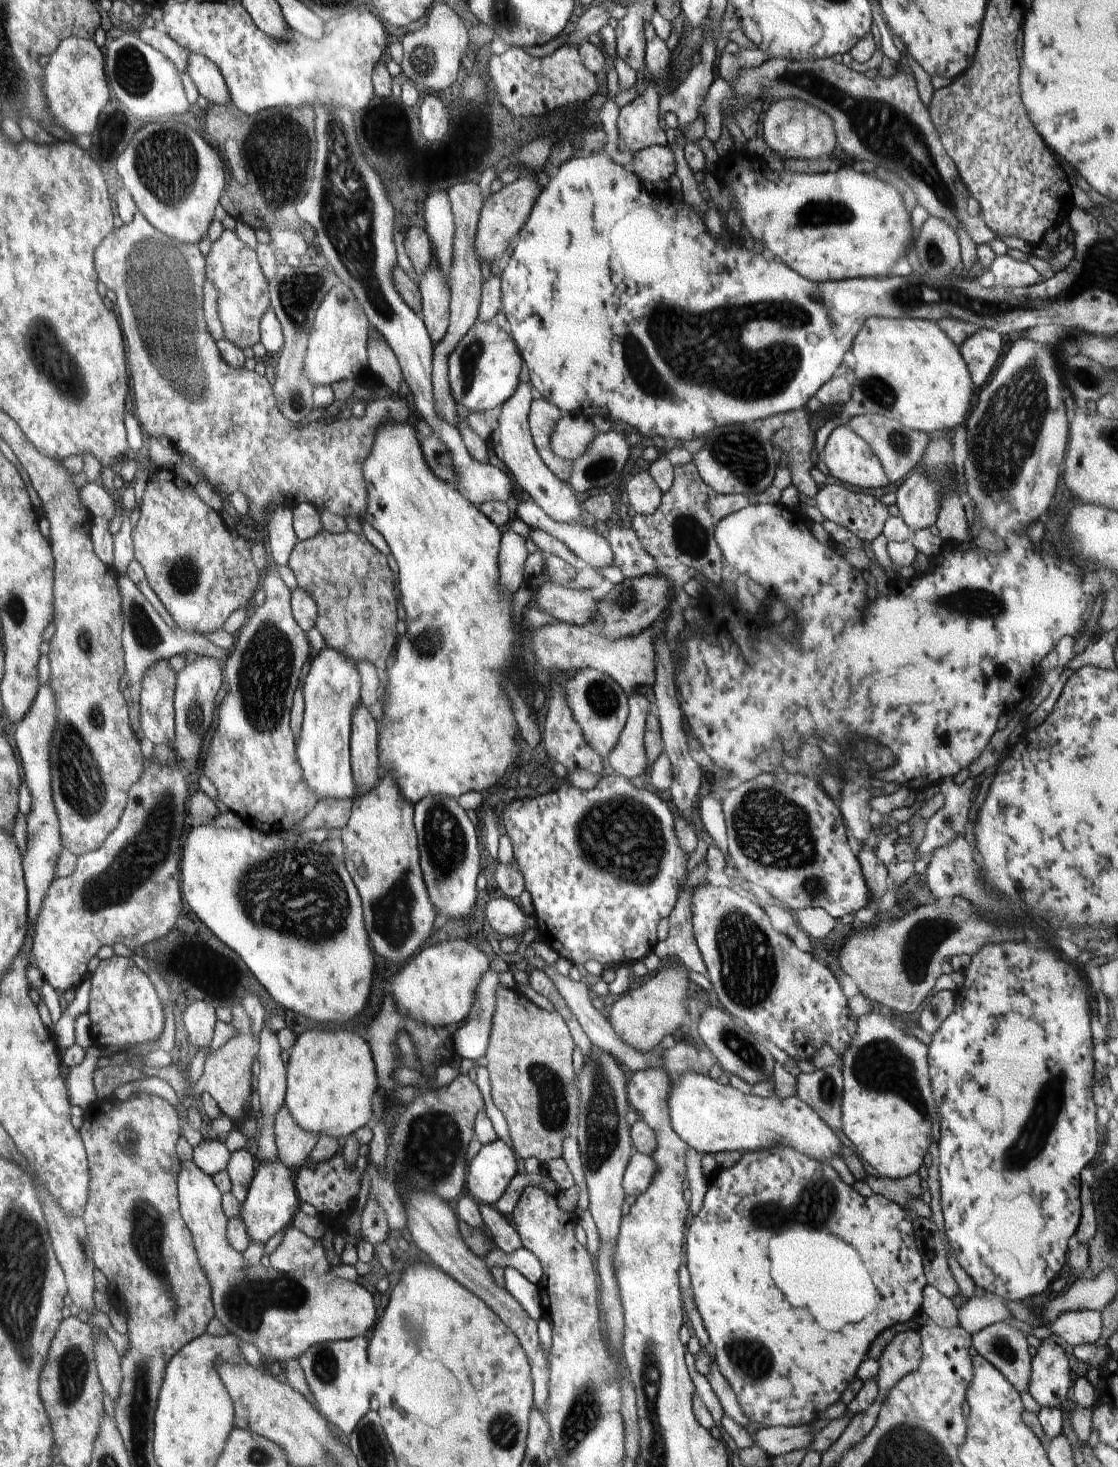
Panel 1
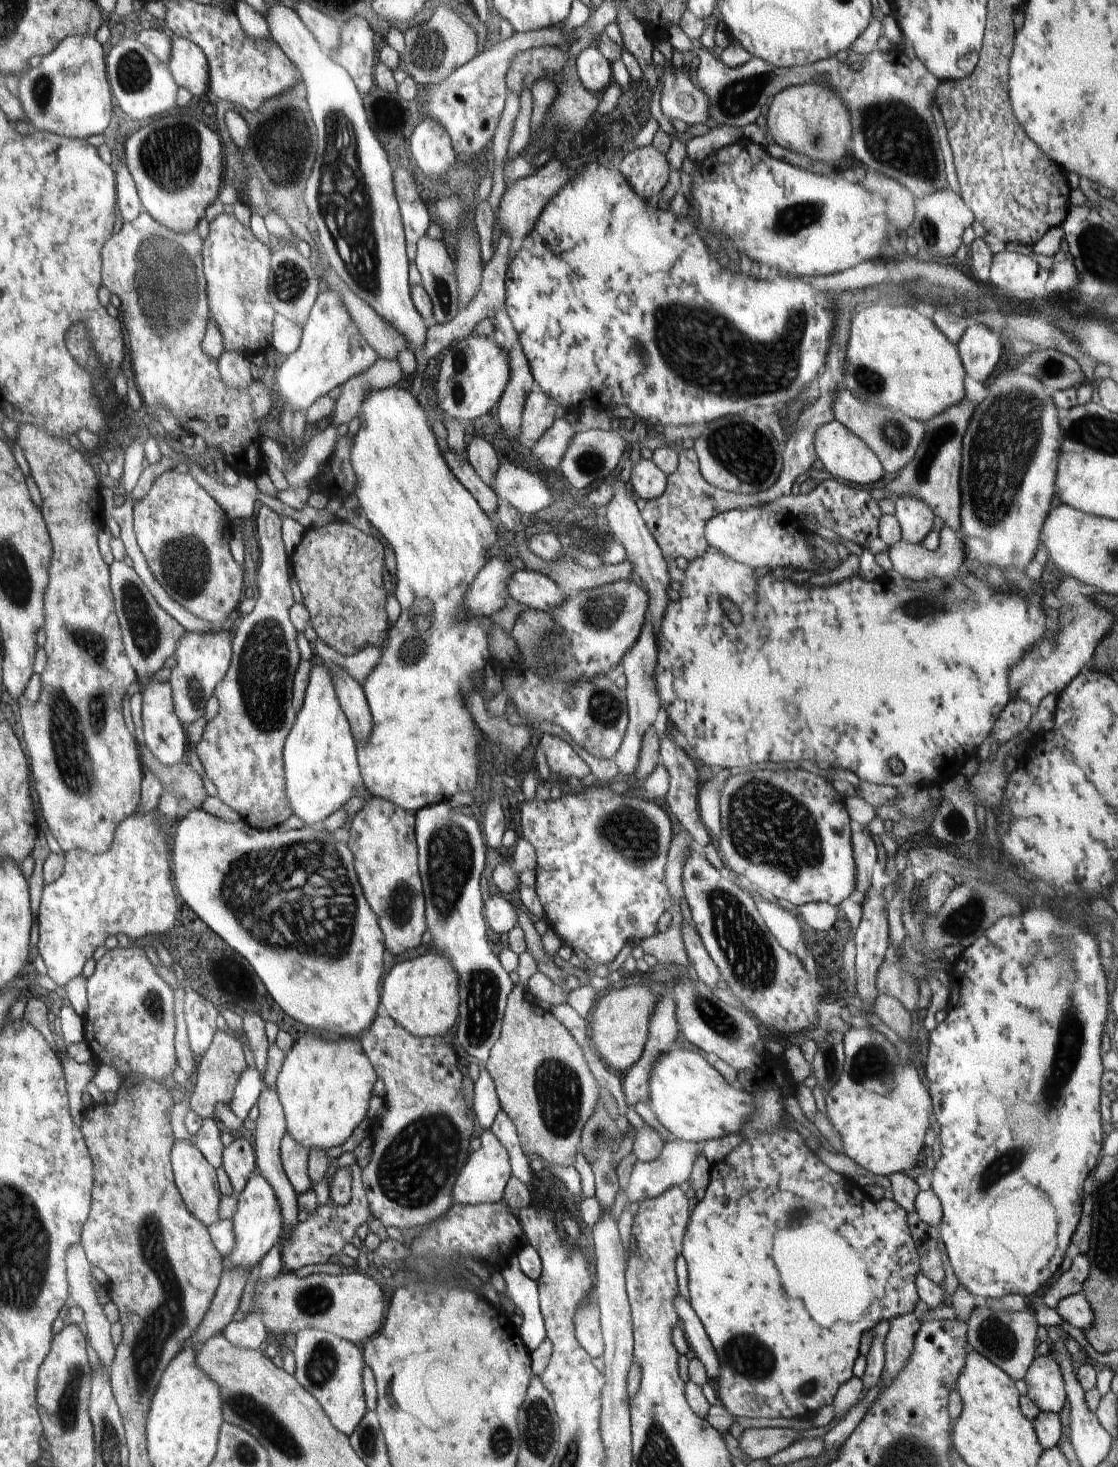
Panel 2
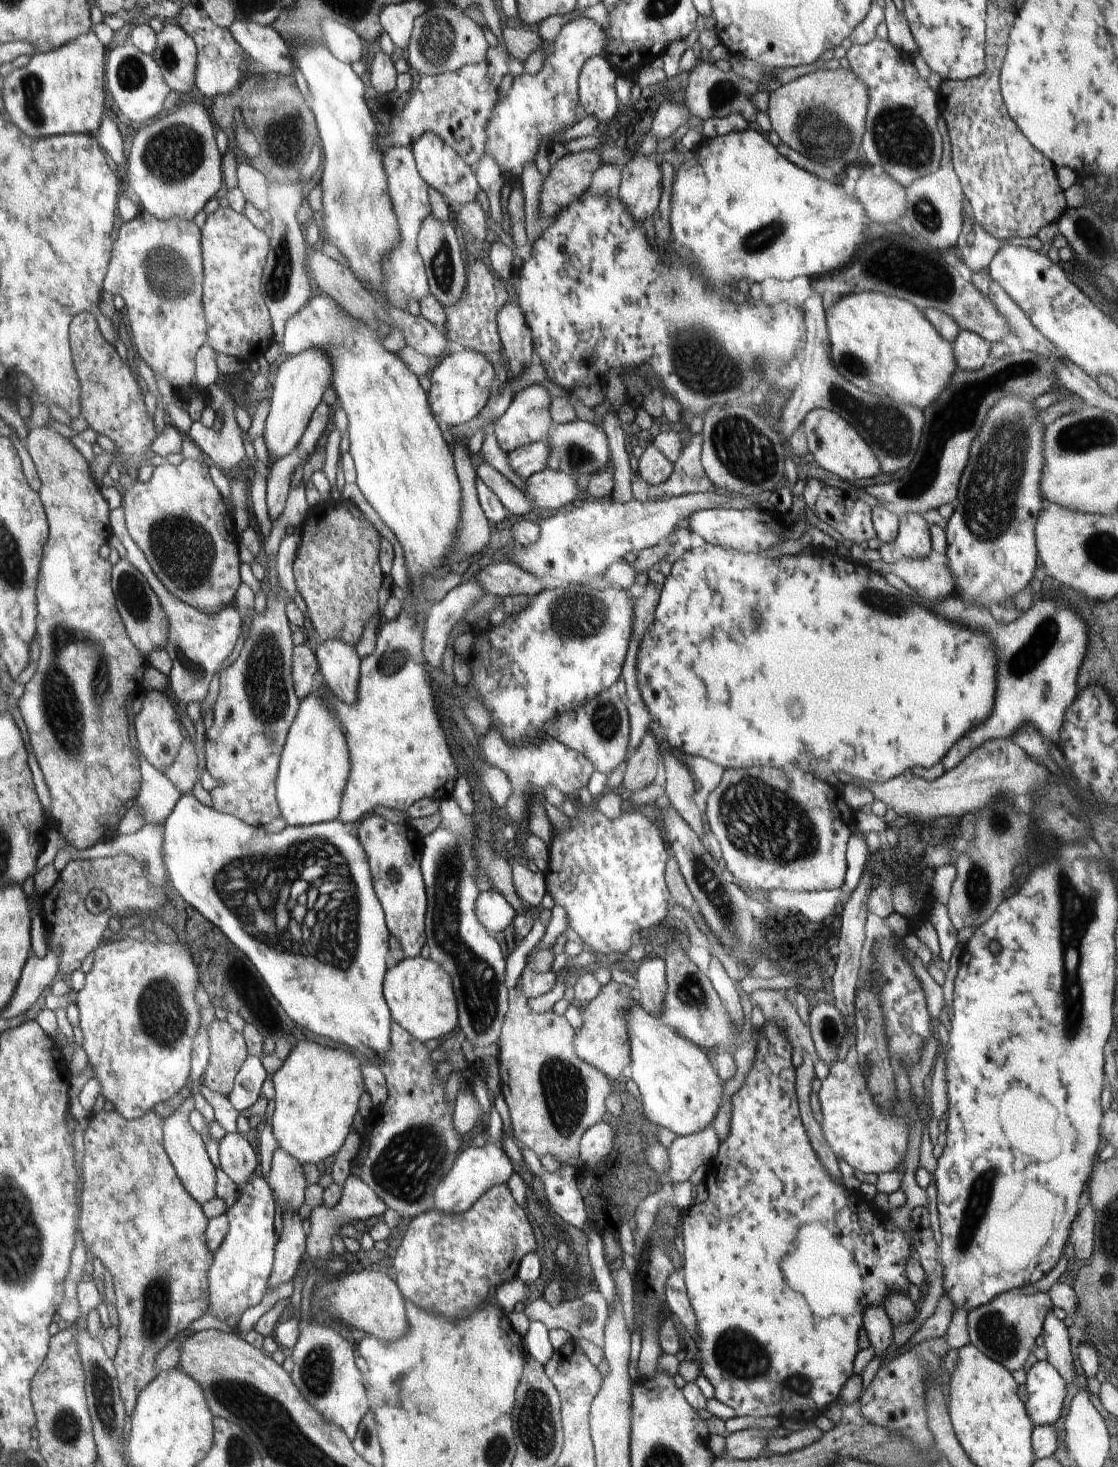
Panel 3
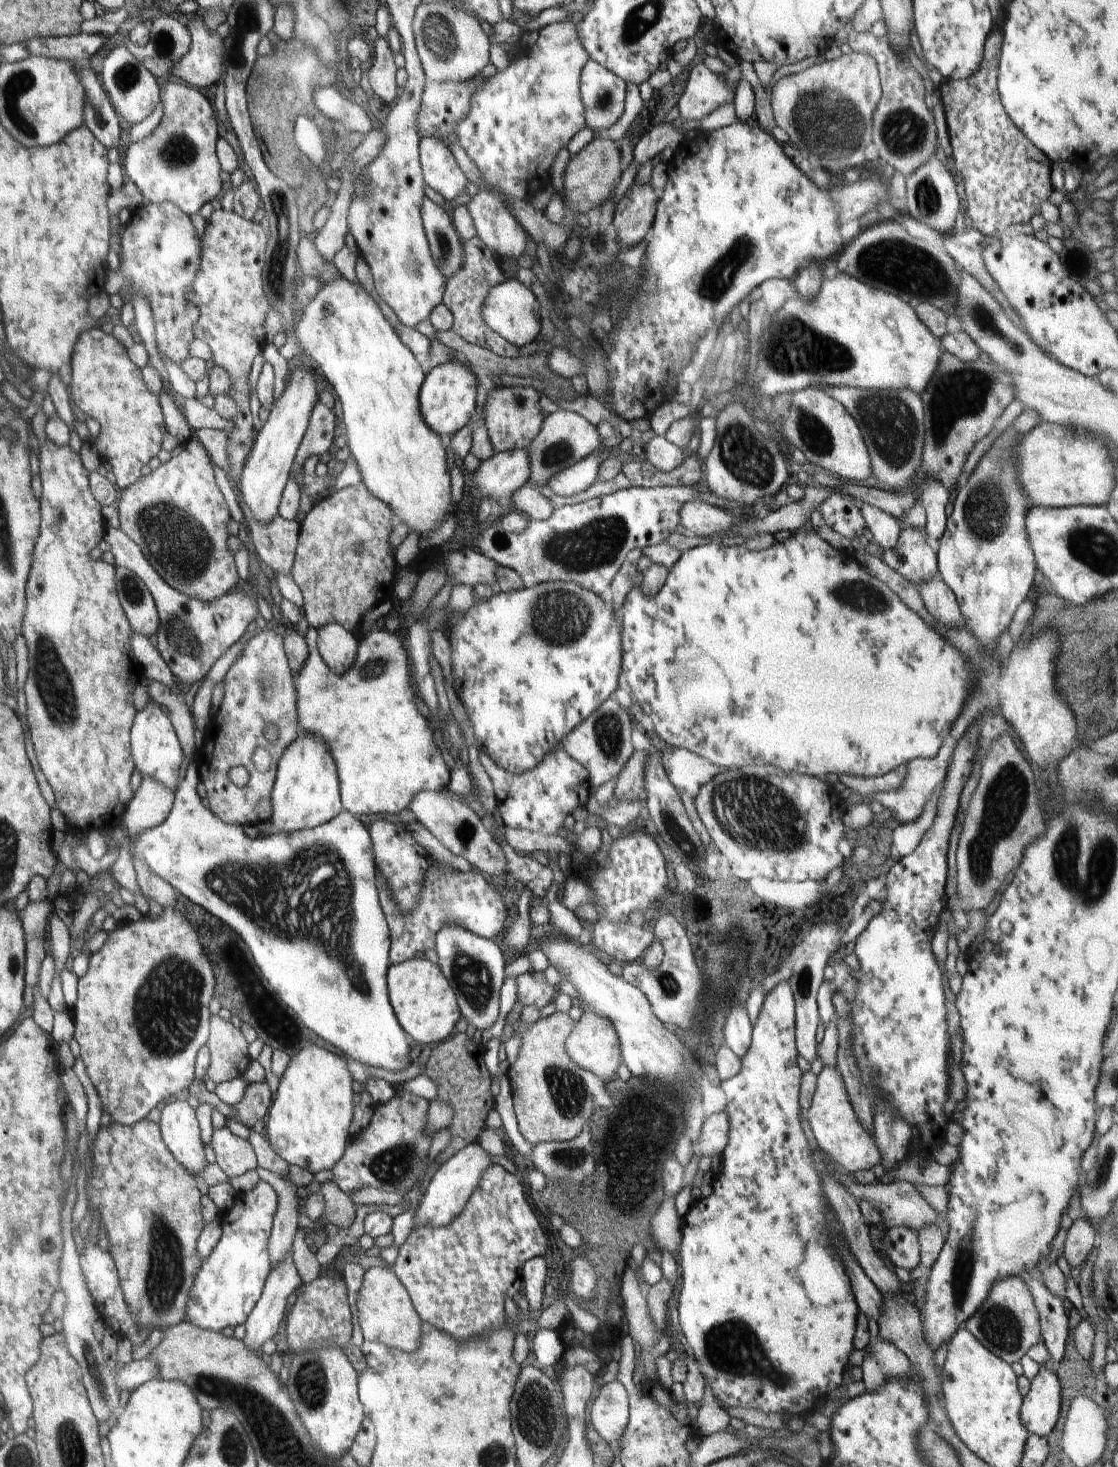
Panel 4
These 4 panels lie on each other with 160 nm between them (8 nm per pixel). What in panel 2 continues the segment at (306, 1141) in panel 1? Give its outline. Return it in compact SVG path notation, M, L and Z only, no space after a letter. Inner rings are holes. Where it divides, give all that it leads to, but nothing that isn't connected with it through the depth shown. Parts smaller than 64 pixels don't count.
M288 1132L282 1137L279 1144L281 1163L294 1190L300 1194L312 1188L312 1181L307 1173L309 1150L296 1142Z

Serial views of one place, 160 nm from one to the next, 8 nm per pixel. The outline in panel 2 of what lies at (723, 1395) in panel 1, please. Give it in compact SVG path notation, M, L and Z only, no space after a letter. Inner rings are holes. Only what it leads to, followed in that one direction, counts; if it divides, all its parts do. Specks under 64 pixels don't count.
M680 1294L673 1300L673 1305L689 1342L689 1348L694 1349L704 1364L709 1380L714 1381L719 1374L720 1363L702 1321L696 1316L691 1304L688 1304Z

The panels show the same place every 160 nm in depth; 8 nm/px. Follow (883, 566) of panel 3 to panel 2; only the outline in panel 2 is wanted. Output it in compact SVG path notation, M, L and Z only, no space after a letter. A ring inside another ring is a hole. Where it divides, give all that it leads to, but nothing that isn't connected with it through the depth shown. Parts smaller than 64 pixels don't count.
M946 526L939 531L939 547L935 551L924 548L922 543L910 544L901 540L889 548L888 556L892 561L893 569L913 581L936 577L947 584L965 566L965 546L961 541L961 536Z

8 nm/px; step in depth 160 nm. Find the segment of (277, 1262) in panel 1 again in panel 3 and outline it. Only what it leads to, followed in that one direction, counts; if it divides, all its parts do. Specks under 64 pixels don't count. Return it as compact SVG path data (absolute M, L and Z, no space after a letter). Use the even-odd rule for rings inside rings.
M352 1174L348 1175L347 1181L342 1185L343 1193L339 1203L333 1209L327 1206L318 1205L311 1210L309 1217L310 1220L310 1233L306 1237L306 1256L305 1259L313 1264L316 1260L324 1260L333 1252L332 1238L336 1234L341 1235L341 1228L344 1224L352 1224L354 1220L366 1221L369 1218L376 1218L376 1216L383 1216L387 1207L378 1198L378 1195L373 1190L364 1184L357 1176Z

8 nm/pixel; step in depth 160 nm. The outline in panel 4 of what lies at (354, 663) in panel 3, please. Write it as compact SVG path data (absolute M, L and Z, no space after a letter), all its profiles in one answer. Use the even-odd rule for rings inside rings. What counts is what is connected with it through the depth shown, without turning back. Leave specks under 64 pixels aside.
M338 623L317 629L317 649L326 666L336 674L344 674L358 654L359 638Z

